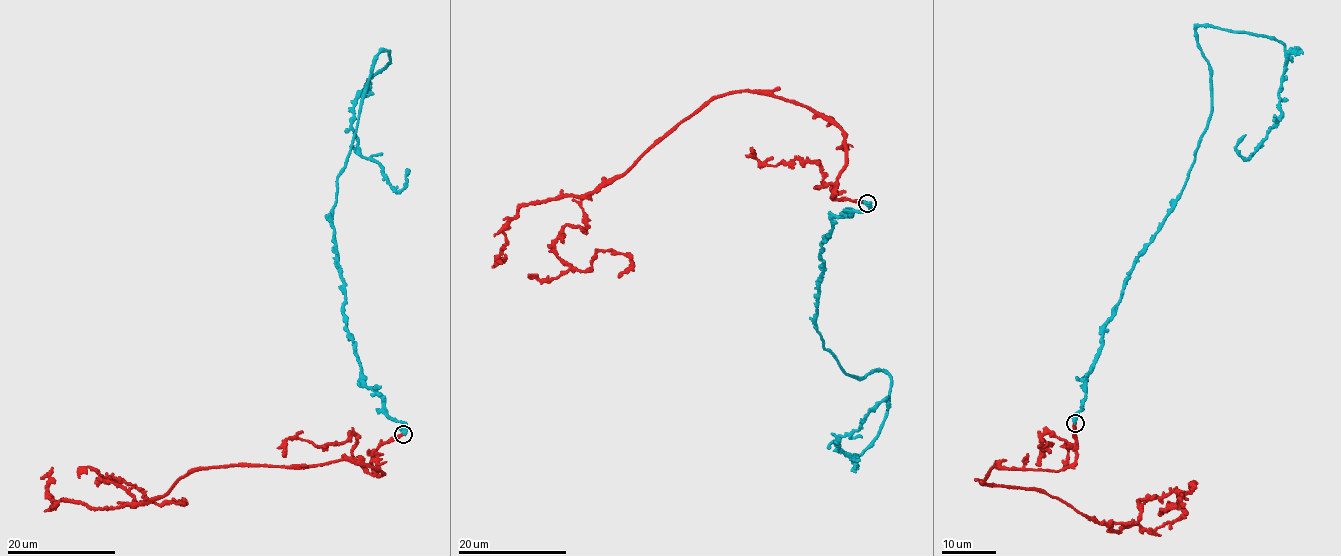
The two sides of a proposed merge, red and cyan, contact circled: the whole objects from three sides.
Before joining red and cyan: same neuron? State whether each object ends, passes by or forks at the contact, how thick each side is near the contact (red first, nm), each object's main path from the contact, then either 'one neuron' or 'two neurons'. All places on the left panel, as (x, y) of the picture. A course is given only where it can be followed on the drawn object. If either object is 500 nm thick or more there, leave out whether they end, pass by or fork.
320/500 nm | red via (402, 434), (373, 453), (377, 475), (343, 460), (205, 468), (133, 506), (102, 480), (172, 498) | cyan via (402, 434), (363, 382), (332, 225), (381, 52), (390, 61), (356, 101), (351, 129), (397, 191), (408, 168) | two neurons

